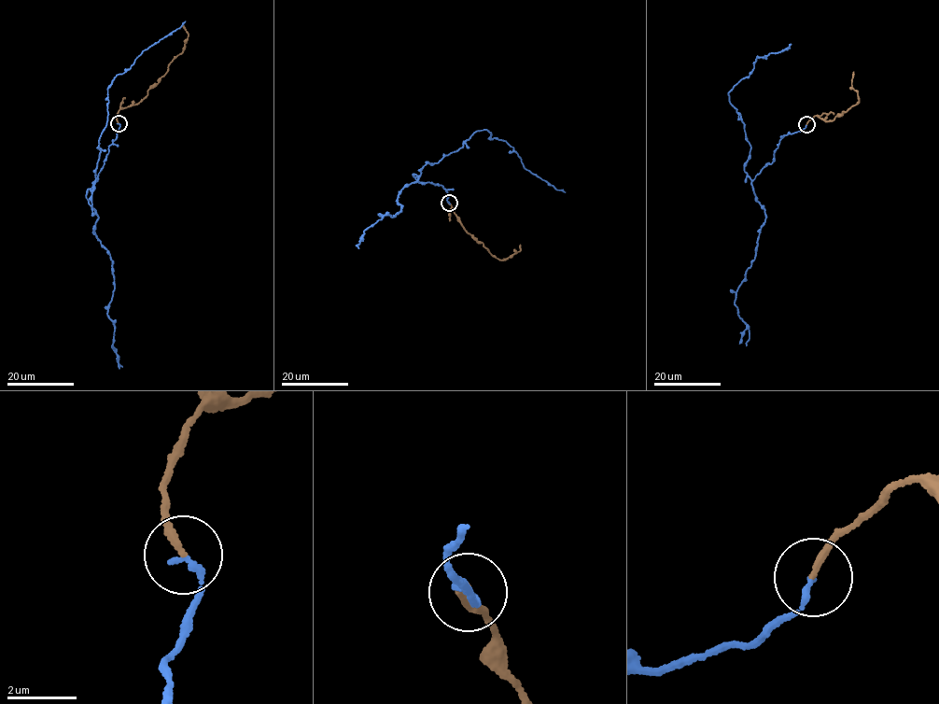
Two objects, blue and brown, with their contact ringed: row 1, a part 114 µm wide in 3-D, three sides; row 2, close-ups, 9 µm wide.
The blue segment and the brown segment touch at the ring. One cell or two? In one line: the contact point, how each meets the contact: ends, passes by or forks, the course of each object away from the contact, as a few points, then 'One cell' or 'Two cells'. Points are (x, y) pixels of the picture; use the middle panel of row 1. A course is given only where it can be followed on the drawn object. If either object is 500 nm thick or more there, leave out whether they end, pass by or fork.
Place: (449, 203). At the ring blue ends. At the ring brown ends. Course of blue: (449, 203), (442, 186), (423, 184), (413, 175), (484, 129), (490, 139), (513, 148), (524, 167), (565, 191). Course of brown: (449, 203), (466, 232), (483, 243), (491, 255), (501, 260), (521, 249), (519, 245). One cell

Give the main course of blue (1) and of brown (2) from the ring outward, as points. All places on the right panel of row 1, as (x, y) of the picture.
1: (806, 124), (780, 139), (773, 162), (751, 180), (750, 144), (728, 93), (757, 57), (791, 44)
2: (806, 124), (815, 116), (833, 120), (859, 102), (858, 91), (851, 85), (853, 72)

